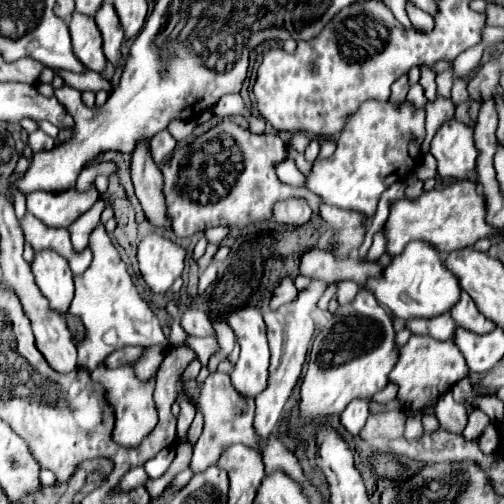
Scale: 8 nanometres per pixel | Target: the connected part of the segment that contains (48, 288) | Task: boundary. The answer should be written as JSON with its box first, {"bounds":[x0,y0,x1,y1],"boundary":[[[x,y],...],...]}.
{"bounds":[32,250,84,348],"boundary":[[[44,250],[36,254],[32,262],[32,272],[36,278],[36,286],[50,302],[50,308],[64,316],[72,332],[72,342],[78,348],[80,340],[84,340],[84,328],[80,328],[80,320],[76,320],[76,316],[68,312],[68,306],[74,296],[74,278],[68,268],[68,260],[64,260],[64,256],[52,250]]]}

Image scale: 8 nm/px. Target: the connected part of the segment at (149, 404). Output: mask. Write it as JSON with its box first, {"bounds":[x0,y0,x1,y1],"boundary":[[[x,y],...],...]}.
{"bounds":[92,364,158,448],"boundary":[[[102,364],[92,372],[92,380],[104,386],[104,398],[108,400],[108,404],[112,404],[114,414],[116,414],[116,424],[112,430],[112,438],[116,440],[116,444],[120,446],[128,446],[128,448],[136,448],[144,436],[148,436],[156,422],[158,422],[158,414],[156,414],[156,406],[152,400],[154,394],[154,380],[150,382],[140,382],[134,372],[130,368],[116,368],[116,370],[106,370]]]}

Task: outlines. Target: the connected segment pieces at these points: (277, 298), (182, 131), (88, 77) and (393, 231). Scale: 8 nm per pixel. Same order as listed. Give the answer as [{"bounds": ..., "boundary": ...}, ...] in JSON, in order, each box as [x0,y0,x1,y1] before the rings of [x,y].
[{"bounds":[270,276,298,310],"boundary":[[[288,276],[288,278],[284,278],[284,280],[280,282],[280,286],[278,286],[278,288],[274,290],[274,294],[272,294],[270,308],[272,308],[272,310],[276,310],[276,308],[280,308],[282,304],[292,302],[292,300],[296,298],[296,294],[298,294],[298,290],[296,290],[296,286],[294,286],[292,278],[290,278],[290,276]]]},{"bounds":[167,120,196,141],"boundary":[[[173,120],[168,125],[167,129],[176,141],[182,141],[192,134],[195,127],[196,123],[193,120]]]},{"bounds":[56,70,114,94],"boundary":[[[56,70],[56,74],[60,74],[66,84],[70,84],[72,88],[76,88],[80,92],[86,92],[86,90],[90,90],[90,92],[104,90],[104,92],[110,94],[112,88],[114,88],[110,80],[106,80],[102,74],[92,72],[92,70],[88,70],[84,74],[72,74],[72,72],[64,72],[64,70]]]},{"bounds":[384,180,496,258],"boundary":[[[462,180],[462,182],[452,182],[440,190],[428,190],[416,200],[396,200],[390,204],[390,216],[384,224],[384,234],[386,234],[386,252],[390,256],[400,254],[404,246],[412,240],[424,240],[440,252],[444,258],[452,250],[460,250],[466,246],[472,246],[480,238],[488,238],[496,234],[492,226],[484,222],[486,210],[484,210],[484,196],[478,194],[476,182],[472,180]]]}]

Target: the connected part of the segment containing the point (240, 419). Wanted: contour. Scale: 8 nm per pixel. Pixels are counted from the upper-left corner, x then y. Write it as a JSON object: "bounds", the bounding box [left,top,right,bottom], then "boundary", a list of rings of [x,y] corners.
{"bounds":[178,372,256,472],"boundary":[[[214,372],[204,380],[202,384],[196,380],[178,380],[178,398],[190,400],[196,410],[204,416],[204,430],[202,436],[198,438],[192,454],[190,468],[192,472],[204,472],[208,466],[216,464],[216,456],[228,448],[228,444],[246,444],[246,446],[256,446],[256,436],[252,430],[252,420],[254,420],[254,398],[252,396],[240,396],[236,388],[230,382],[230,376],[224,372]]]}

